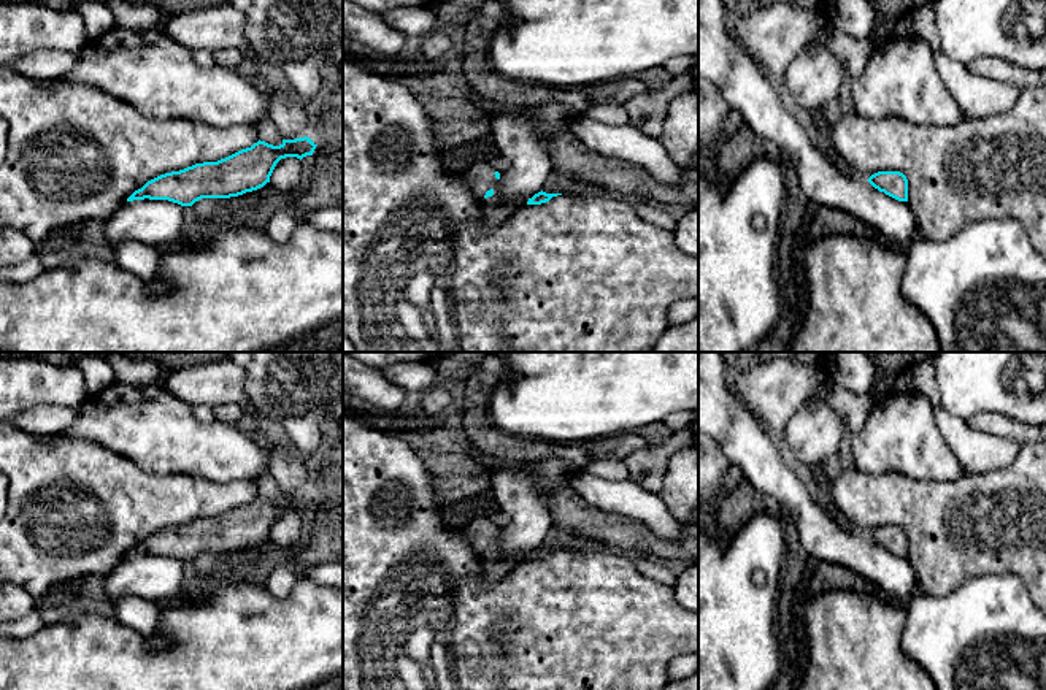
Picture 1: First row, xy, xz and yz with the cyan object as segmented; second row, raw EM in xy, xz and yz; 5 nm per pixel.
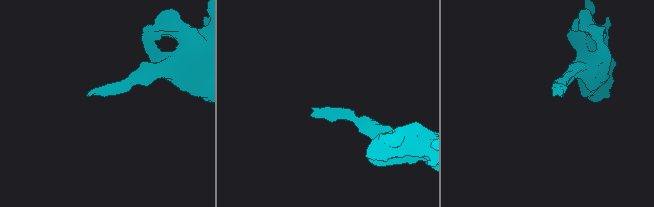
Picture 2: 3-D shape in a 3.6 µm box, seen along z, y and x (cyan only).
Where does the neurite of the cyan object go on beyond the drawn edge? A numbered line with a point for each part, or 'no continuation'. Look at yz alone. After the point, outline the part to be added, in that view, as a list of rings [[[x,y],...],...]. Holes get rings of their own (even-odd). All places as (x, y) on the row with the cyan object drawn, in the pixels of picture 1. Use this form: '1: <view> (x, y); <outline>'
no continuation

